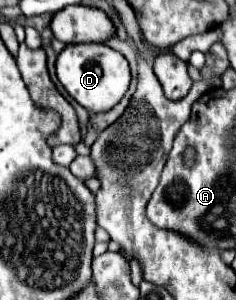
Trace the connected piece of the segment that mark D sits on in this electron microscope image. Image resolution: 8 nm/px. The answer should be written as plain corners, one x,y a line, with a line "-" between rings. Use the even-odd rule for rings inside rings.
69,44
57,56
57,78
69,96
89,112
109,112
127,94
131,86
131,68
127,58
107,44

